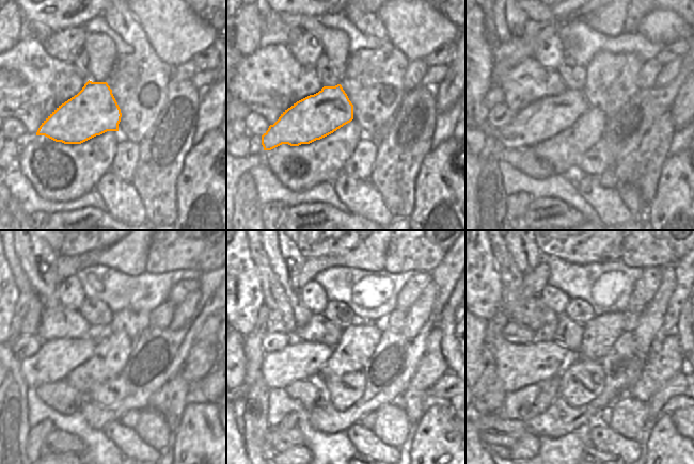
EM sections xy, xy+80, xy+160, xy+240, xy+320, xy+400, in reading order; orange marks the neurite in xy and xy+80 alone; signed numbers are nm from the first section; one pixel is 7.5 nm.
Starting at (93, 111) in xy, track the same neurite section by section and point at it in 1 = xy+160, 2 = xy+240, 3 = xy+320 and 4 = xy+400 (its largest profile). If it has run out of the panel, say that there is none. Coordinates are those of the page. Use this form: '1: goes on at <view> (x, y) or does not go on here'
1: goes on at xy+160 (541, 120)
2: goes on at xy+240 (54, 360)
3: goes on at xy+320 (300, 360)
4: goes on at xy+400 (518, 366)

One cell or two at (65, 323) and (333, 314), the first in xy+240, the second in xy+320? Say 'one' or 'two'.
two

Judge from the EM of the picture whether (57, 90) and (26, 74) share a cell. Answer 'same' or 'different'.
same

